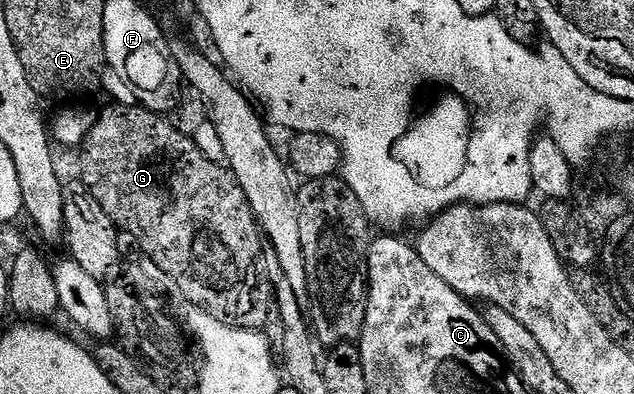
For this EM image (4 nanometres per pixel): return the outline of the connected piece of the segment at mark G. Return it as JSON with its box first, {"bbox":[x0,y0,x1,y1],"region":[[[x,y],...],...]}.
{"bbox":[79,104,274,330],"region":[[[108,104],[104,111],[99,111],[96,123],[90,128],[84,145],[79,151],[79,154],[81,153],[81,175],[79,174],[79,177],[82,179],[88,193],[94,196],[94,200],[98,200],[98,204],[102,204],[106,216],[110,216],[112,223],[120,230],[138,236],[138,244],[142,244],[144,249],[143,257],[145,259],[149,258],[153,262],[151,265],[157,271],[160,269],[162,273],[169,274],[176,281],[177,288],[184,293],[182,295],[183,301],[194,303],[195,306],[202,308],[210,316],[214,316],[214,320],[222,320],[222,324],[227,326],[236,326],[239,330],[260,330],[266,324],[267,313],[274,305],[274,291],[272,283],[262,273],[262,245],[260,246],[262,231],[256,222],[250,204],[246,200],[246,192],[242,192],[235,174],[228,169],[227,165],[211,162],[198,148],[195,137],[188,135],[187,138],[178,127],[171,126],[166,119],[168,118],[161,116],[159,113],[153,113],[140,104],[135,106]]]}

